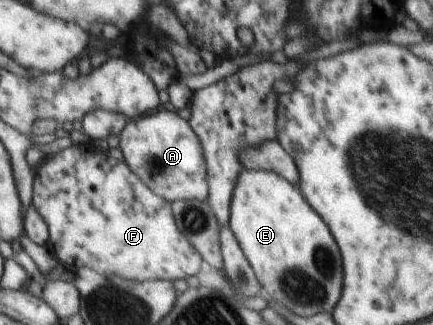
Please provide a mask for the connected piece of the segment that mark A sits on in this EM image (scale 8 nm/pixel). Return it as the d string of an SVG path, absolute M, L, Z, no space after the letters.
M159 108L127 120L119 133L119 148L126 167L167 202L205 200L208 197L202 143L189 123L180 119L174 111Z

